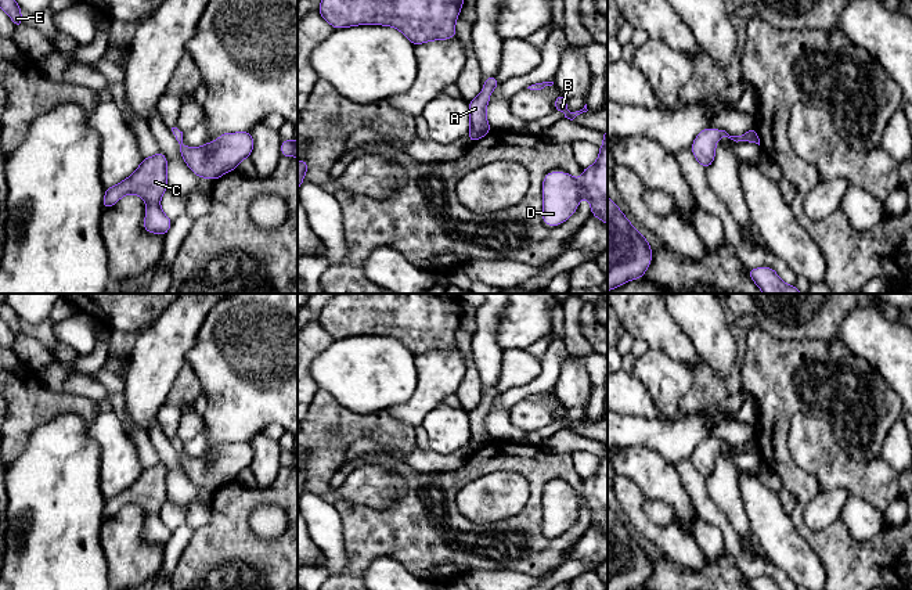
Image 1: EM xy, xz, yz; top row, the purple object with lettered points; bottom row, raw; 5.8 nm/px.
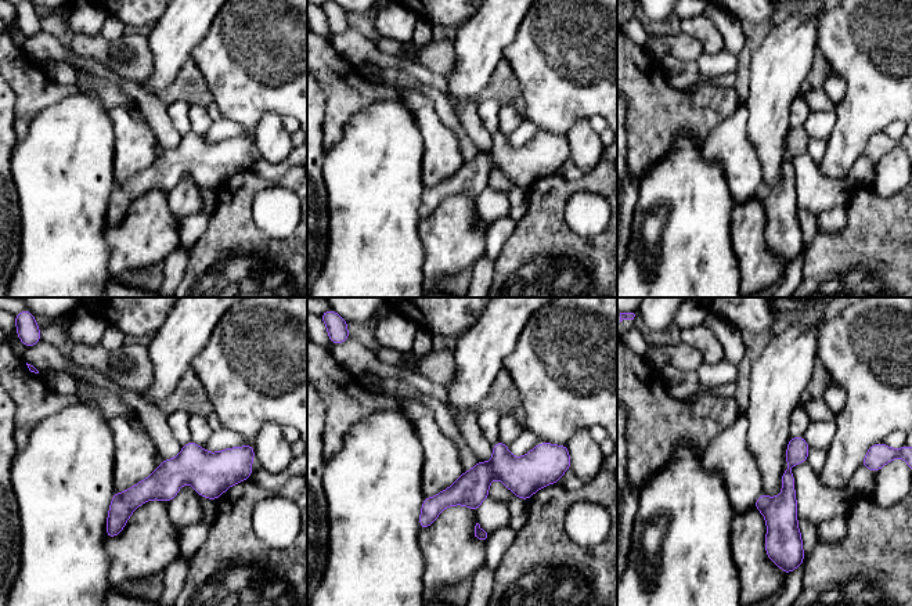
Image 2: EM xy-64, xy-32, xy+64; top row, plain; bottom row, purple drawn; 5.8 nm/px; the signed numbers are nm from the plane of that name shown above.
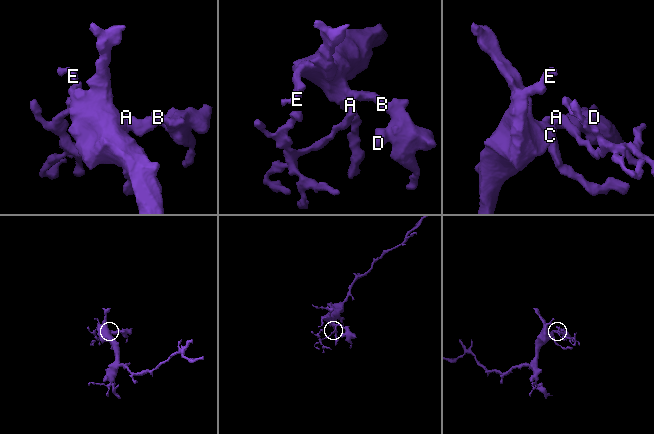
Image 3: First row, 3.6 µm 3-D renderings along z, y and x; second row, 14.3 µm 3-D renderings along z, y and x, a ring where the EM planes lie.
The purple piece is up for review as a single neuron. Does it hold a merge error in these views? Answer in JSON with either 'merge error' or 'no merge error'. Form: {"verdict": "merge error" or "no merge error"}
{"verdict": "no merge error"}

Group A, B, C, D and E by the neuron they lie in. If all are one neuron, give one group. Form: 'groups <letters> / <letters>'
groups A B C D E

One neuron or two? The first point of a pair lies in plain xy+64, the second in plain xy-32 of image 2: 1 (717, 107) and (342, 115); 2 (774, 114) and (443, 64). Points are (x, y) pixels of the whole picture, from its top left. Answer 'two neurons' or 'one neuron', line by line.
1: one neuron
2: two neurons

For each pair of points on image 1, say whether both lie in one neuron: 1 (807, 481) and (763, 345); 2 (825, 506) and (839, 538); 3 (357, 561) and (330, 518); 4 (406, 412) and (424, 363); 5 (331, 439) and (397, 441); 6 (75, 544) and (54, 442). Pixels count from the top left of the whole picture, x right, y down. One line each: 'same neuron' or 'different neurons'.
1: same neuron
2: different neurons
3: different neurons
4: same neuron
5: same neuron
6: same neuron

